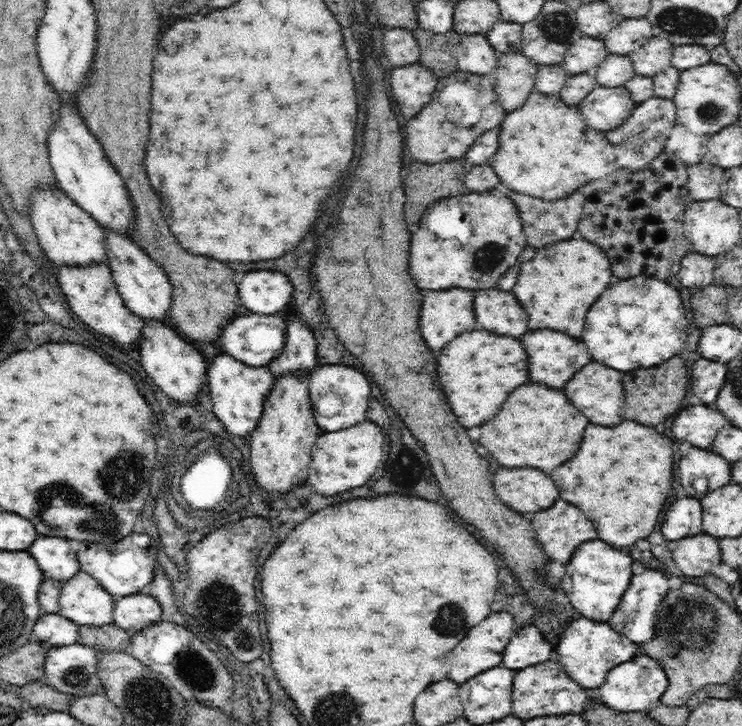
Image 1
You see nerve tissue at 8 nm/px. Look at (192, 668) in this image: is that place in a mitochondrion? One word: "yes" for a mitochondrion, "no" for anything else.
yes

